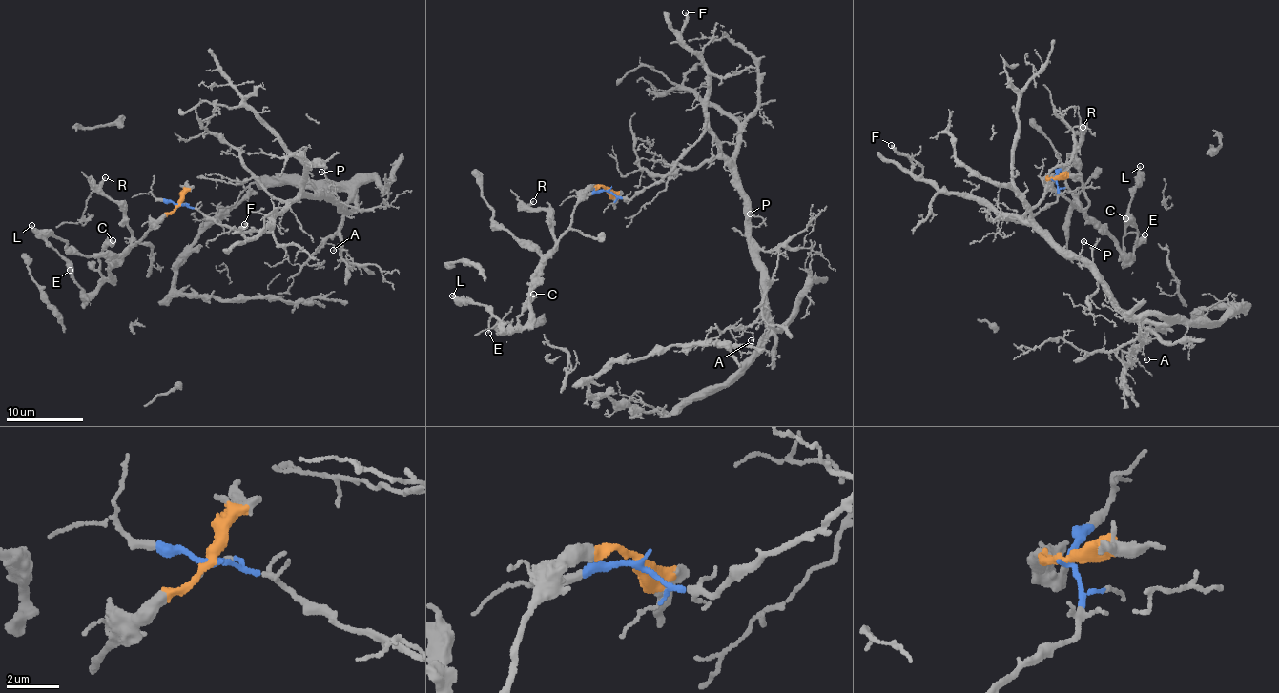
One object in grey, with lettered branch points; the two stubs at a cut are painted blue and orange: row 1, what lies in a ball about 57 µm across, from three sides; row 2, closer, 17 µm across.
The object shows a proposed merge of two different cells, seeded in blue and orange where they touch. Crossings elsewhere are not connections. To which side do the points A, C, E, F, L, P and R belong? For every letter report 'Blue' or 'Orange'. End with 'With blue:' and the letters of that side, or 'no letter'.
A: Blue
C: Orange
E: Orange
F: Blue
L: Orange
P: Blue
R: Orange
With blue: A, F, P

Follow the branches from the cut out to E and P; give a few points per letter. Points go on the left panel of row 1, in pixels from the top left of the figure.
E: (179, 203), (129, 249), (123, 260), (111, 269), (111, 277), (88, 294), (70, 270)
P: (179, 203), (200, 210), (241, 234), (268, 230), (270, 222), (298, 193), (333, 192), (335, 185), (321, 171)

